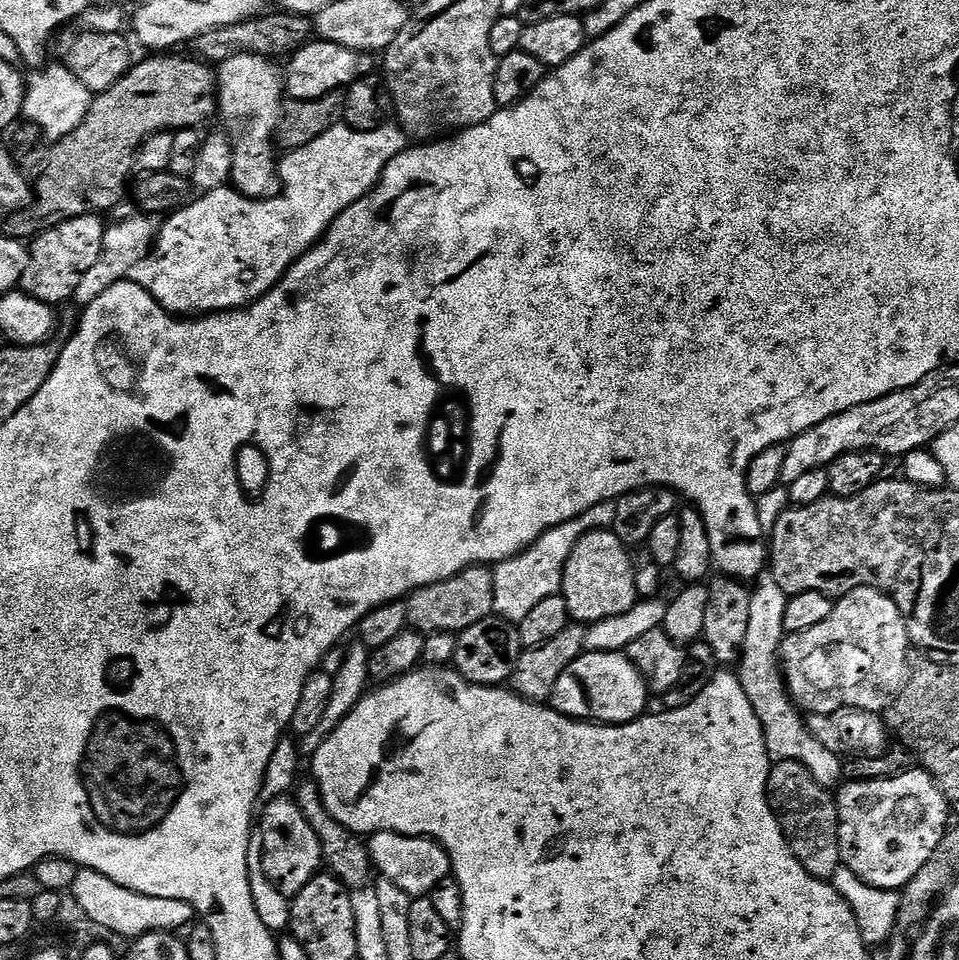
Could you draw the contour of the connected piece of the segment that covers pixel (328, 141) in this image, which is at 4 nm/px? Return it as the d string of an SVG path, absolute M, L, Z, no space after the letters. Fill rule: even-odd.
M392 122L382 125L378 130L370 130L369 132L359 132L347 126L337 126L326 130L326 134L314 138L314 142L306 142L306 146L291 149L285 155L288 157L285 160L283 157L279 161L278 167L282 187L277 195L269 196L267 200L251 200L249 196L243 196L235 188L225 186L204 195L197 195L195 199L185 204L184 207L177 208L175 212L165 219L168 220L165 224L161 223L159 225L158 235L155 244L152 245L152 251L149 252L146 259L138 262L138 266L134 266L130 277L131 283L142 286L167 312L171 312L177 318L195 318L197 316L207 316L214 312L233 312L236 308L246 308L248 305L253 304L254 301L261 300L285 276L290 270L292 263L298 258L302 258L328 233L328 227L336 221L338 216L345 212L351 204L361 200L379 182L381 176L384 175L384 167L398 154L402 154L404 149L409 147L409 144L409 137L405 136L403 128Z

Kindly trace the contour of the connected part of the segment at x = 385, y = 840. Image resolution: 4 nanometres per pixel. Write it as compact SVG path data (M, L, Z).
M374 832L367 837L366 843L373 869L383 879L394 882L398 890L413 898L427 897L434 890L434 886L438 886L438 882L453 875L448 851L423 834Z

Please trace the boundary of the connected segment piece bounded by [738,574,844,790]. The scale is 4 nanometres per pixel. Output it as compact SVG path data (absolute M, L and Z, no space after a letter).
M771 574L759 577L758 583L752 588L750 623L746 629L746 646L740 656L738 675L742 690L746 690L746 698L750 698L750 706L754 706L754 714L758 714L758 722L764 731L766 750L773 761L802 762L802 766L806 766L806 770L814 774L814 782L832 790L841 783L844 776L841 757L826 750L826 746L822 746L822 742L818 742L818 738L810 734L808 721L802 715L801 709L796 707L782 675L780 645L784 643L786 635L784 619L788 598L782 586L774 582Z

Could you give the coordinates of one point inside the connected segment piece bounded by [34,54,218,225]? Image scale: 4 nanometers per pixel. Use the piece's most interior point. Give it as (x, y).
(92, 166)

